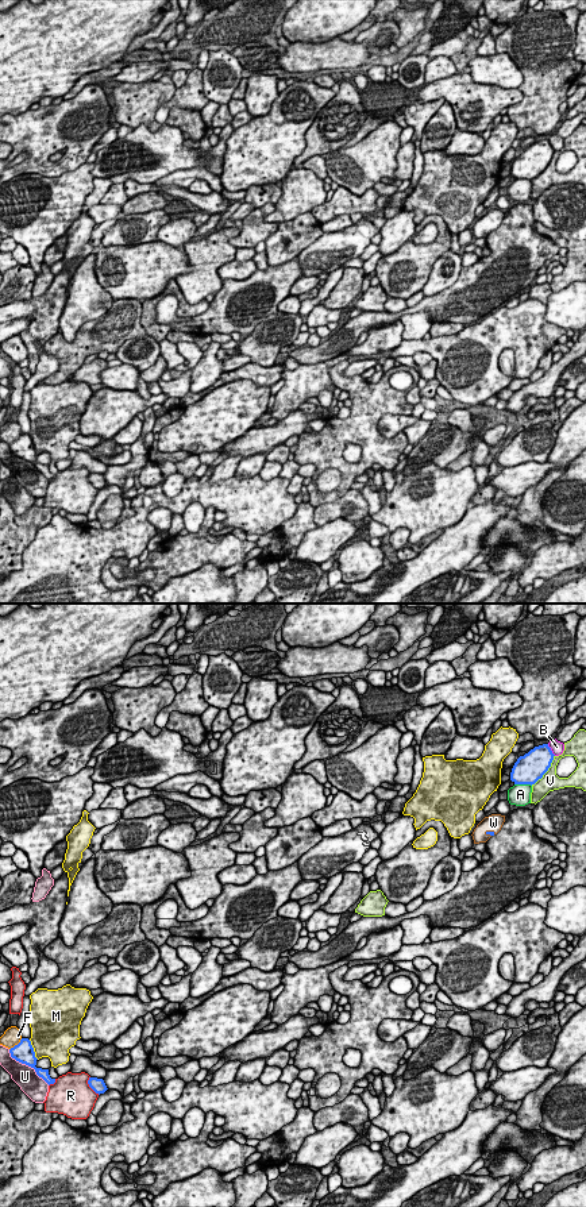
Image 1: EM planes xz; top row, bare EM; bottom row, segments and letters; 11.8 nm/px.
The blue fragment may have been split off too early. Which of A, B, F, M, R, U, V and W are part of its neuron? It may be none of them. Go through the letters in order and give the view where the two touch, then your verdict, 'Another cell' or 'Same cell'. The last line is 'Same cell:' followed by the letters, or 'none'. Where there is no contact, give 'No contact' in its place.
A: Touches blue in xz. Another cell
B: Touches blue in xz. Another cell
F: Touches blue in xz. Another cell
M: Touches blue in xz. Another cell
R: Touches blue in xz. Another cell
U: Touches blue in xz. Another cell
V: Touches blue in xz. Another cell
W: Touches blue in xz. Same cell
Same cell: W

